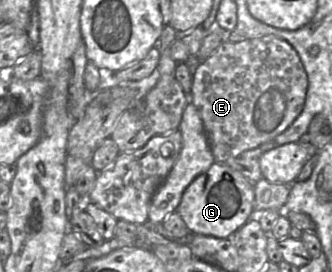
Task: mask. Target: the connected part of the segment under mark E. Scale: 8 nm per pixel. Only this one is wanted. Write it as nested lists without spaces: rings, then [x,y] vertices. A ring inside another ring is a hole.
[[[268,35],[233,43],[224,41],[196,68],[190,102],[196,107],[215,162],[225,163],[247,150],[274,140],[300,115],[306,101],[308,76],[303,63],[287,41]]]

